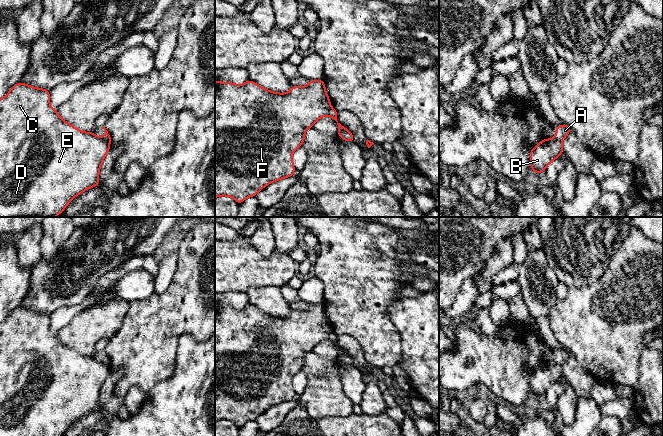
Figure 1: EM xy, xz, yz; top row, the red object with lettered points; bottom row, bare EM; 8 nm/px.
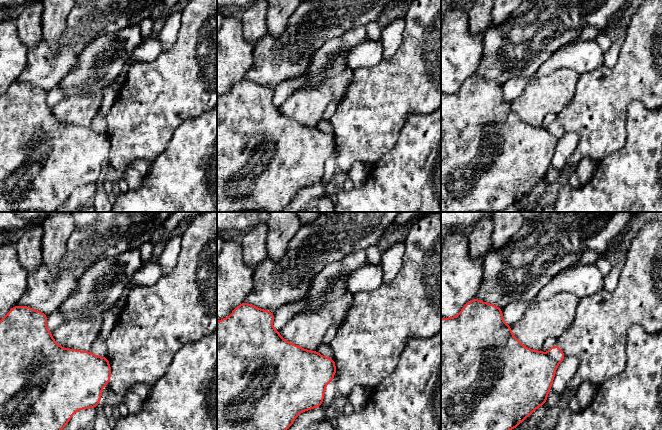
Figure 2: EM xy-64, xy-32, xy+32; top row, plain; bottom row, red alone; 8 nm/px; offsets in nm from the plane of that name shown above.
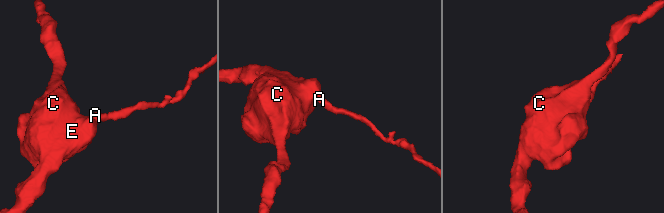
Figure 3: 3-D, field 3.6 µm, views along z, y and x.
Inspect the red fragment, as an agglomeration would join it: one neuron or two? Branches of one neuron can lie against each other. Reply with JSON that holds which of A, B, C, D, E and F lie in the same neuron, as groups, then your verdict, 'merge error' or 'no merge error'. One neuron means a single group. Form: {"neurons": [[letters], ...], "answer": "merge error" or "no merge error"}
{"neurons": [["A"], ["B", "C", "D", "E", "F"]], "answer": "merge error"}

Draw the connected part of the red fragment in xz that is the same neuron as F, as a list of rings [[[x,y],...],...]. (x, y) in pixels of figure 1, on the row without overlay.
[[[215,304],[215,422],[219,420],[230,420],[240,428],[247,421],[256,420],[256,418],[268,408],[293,400],[295,395],[292,384],[293,376],[302,370],[306,354],[311,352],[318,343],[327,340],[330,332],[332,332],[332,330],[323,304],[310,304],[309,307],[303,311],[291,310],[288,317],[272,316],[252,304],[248,304],[242,309],[237,309],[232,306],[218,306]]]

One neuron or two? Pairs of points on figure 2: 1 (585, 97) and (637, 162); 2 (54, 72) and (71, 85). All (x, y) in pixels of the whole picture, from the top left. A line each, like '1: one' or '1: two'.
1: two
2: two

